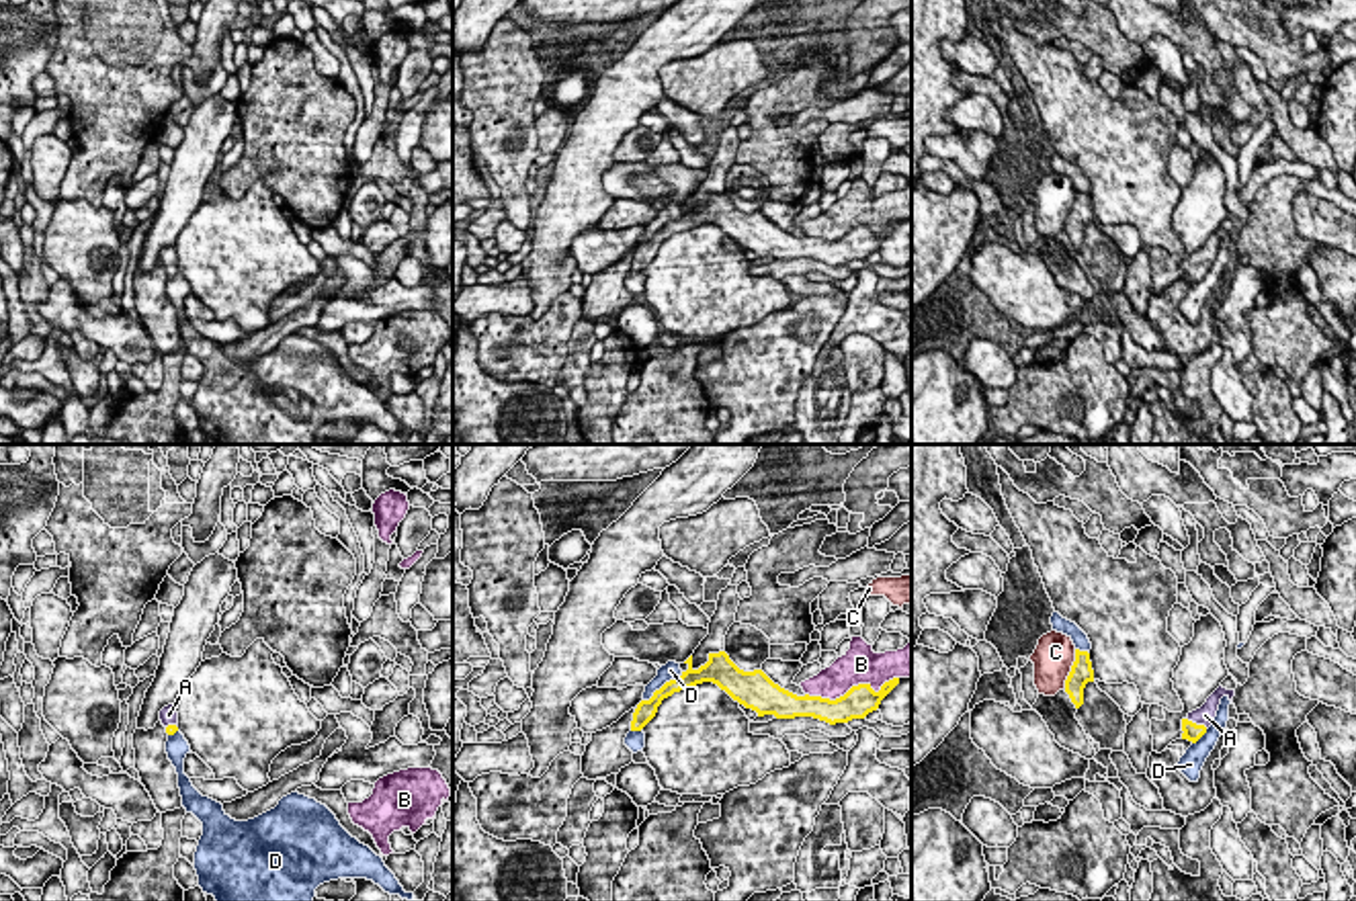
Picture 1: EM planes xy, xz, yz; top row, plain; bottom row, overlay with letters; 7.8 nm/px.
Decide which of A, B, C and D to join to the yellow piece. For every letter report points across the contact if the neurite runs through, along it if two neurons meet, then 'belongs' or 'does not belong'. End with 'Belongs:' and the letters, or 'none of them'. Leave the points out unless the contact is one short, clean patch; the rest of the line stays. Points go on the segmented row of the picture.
A: runs through yz (1193, 732), (1195, 723), (1205, 715); belongs
B: does not belong
C: does not belong
D: does not belong
Belongs: A

